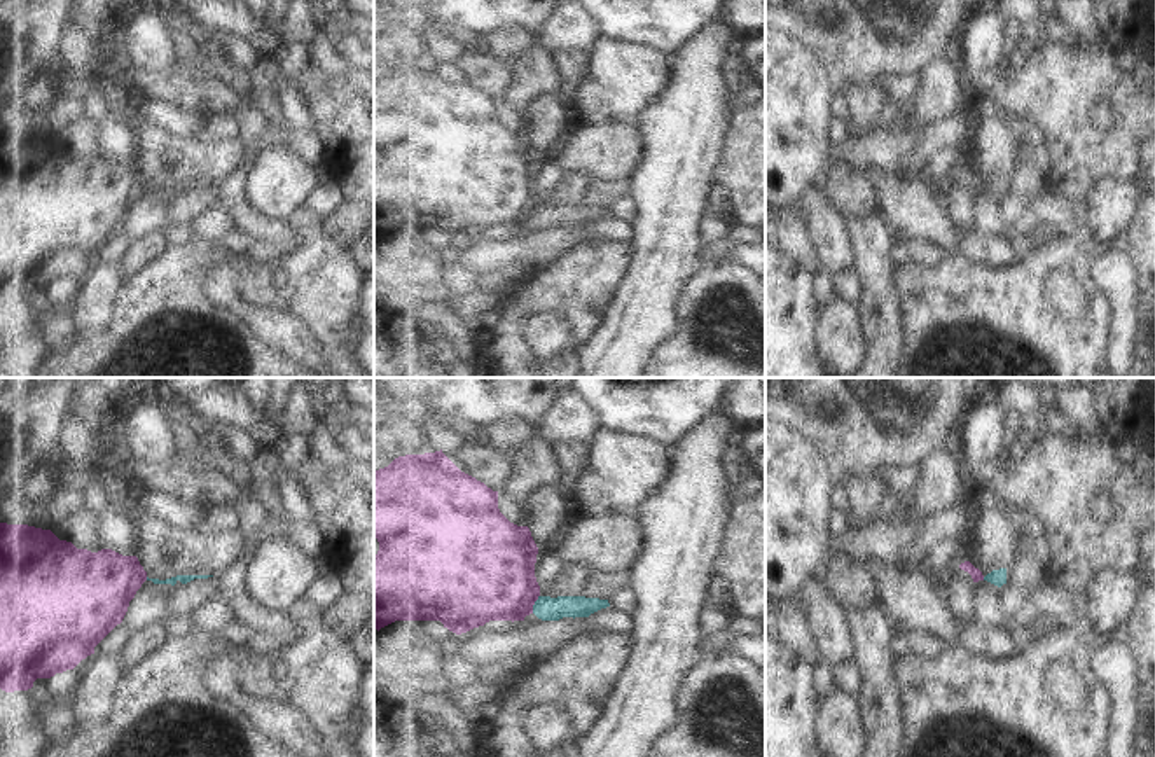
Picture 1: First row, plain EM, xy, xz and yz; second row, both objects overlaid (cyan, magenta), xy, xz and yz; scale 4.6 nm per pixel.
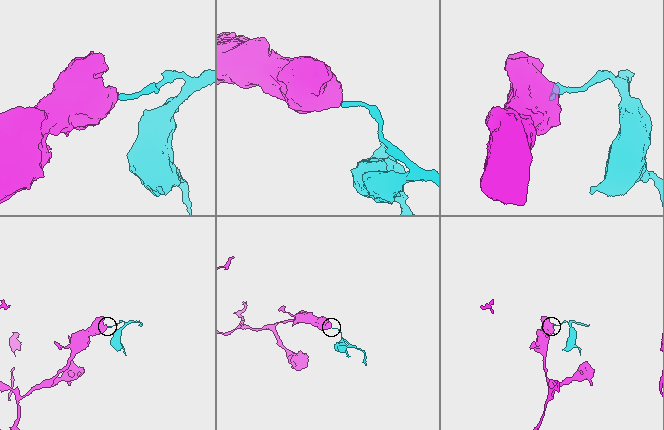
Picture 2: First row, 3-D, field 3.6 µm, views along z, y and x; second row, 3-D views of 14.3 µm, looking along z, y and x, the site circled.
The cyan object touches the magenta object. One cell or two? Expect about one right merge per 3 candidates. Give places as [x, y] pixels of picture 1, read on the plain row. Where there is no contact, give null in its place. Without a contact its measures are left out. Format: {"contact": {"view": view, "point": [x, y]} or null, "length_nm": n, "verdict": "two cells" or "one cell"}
{"contact": {"view": "xz", "point": [535, 212]}, "length_nm": 90, "verdict": "two cells"}

